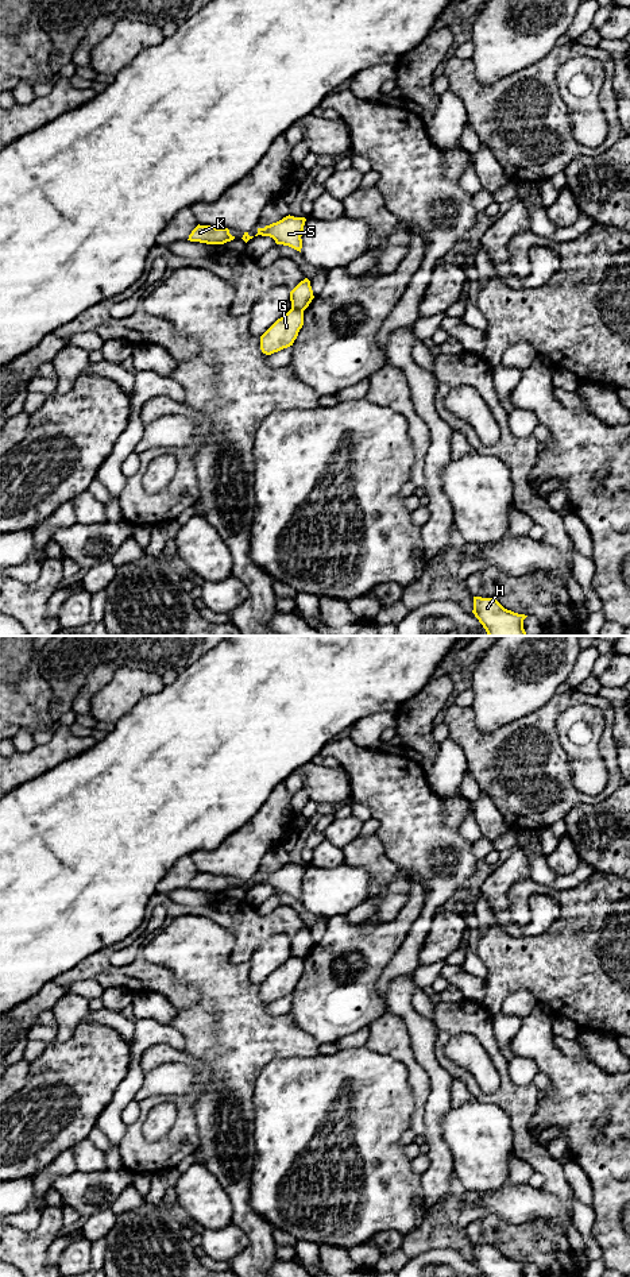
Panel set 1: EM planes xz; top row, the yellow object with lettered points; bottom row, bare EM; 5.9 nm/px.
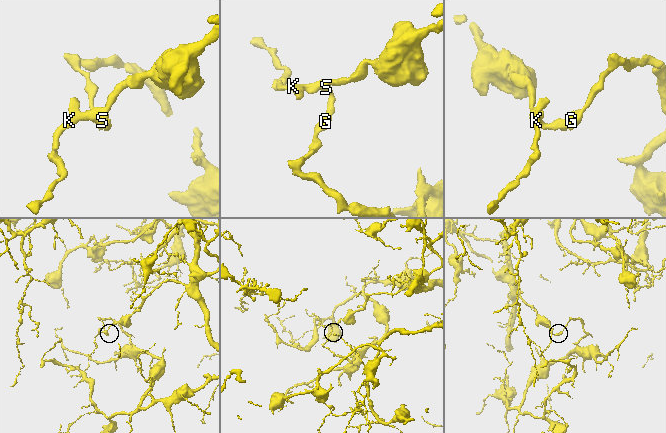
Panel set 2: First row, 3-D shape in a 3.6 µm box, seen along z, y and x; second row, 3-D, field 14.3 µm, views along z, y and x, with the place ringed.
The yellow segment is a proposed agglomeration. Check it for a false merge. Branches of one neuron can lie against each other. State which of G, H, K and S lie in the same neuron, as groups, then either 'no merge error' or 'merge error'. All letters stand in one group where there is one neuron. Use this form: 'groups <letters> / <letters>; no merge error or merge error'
groups G H / K S; merge error

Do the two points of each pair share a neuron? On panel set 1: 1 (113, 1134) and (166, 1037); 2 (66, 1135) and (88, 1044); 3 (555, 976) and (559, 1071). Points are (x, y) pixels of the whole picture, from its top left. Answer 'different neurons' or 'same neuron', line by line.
1: same neuron
2: same neuron
3: different neurons

